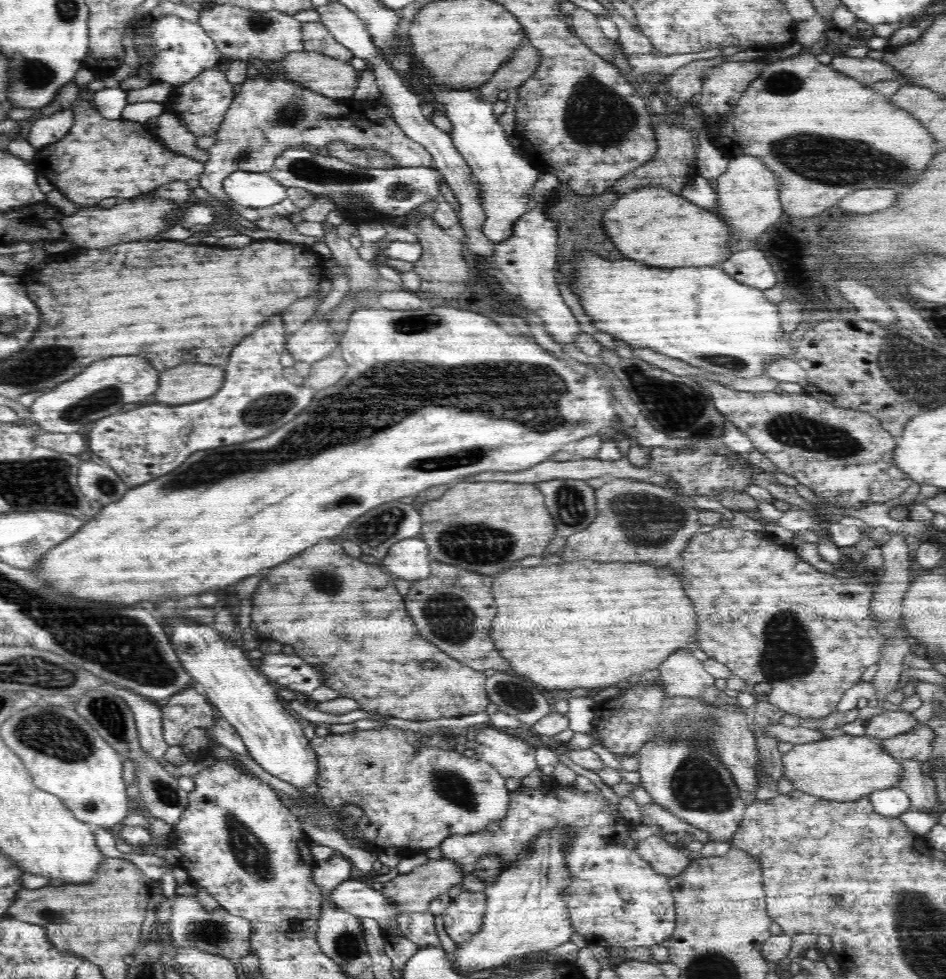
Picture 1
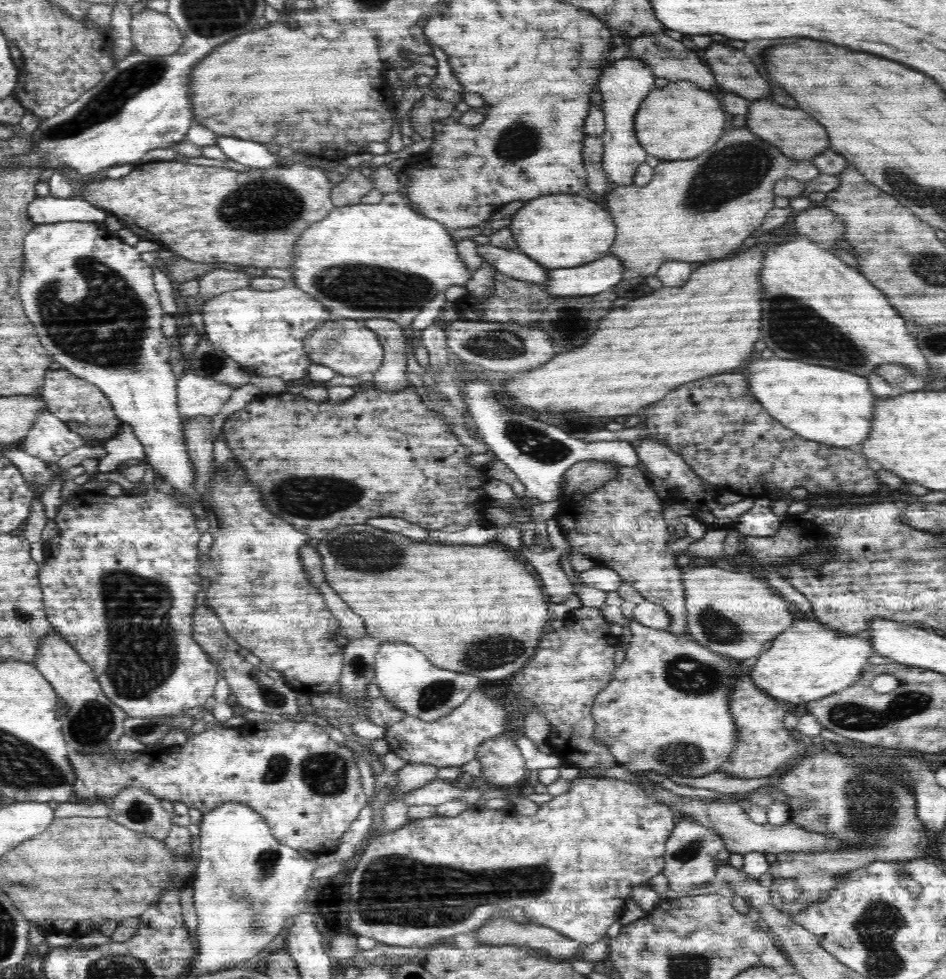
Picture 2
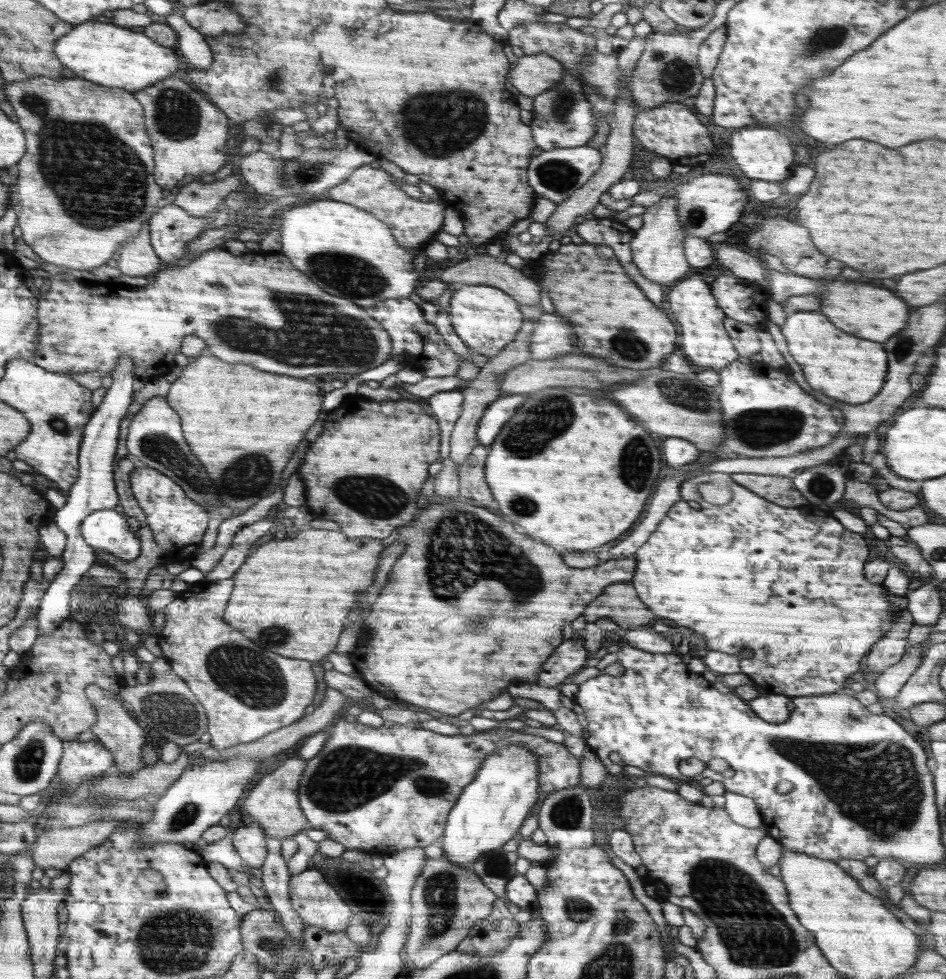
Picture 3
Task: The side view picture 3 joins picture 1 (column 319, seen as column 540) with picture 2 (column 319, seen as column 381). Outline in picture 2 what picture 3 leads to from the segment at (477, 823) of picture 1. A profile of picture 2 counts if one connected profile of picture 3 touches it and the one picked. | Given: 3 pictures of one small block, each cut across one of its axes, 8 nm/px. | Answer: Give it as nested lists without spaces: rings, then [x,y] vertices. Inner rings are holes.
[[[247,721],[239,727],[216,729],[207,726],[204,732],[188,736],[188,741],[179,751],[168,752],[166,748],[158,748],[156,753],[142,753],[129,761],[116,761],[111,752],[82,754],[70,751],[67,758],[77,776],[73,786],[75,800],[83,802],[113,798],[122,788],[133,786],[145,788],[162,800],[182,802],[189,808],[198,809],[203,815],[228,800],[235,800],[258,813],[277,842],[300,852],[312,852],[309,855],[318,855],[318,852],[330,854],[367,804],[360,771],[351,750],[334,742],[322,727],[308,721]]]

